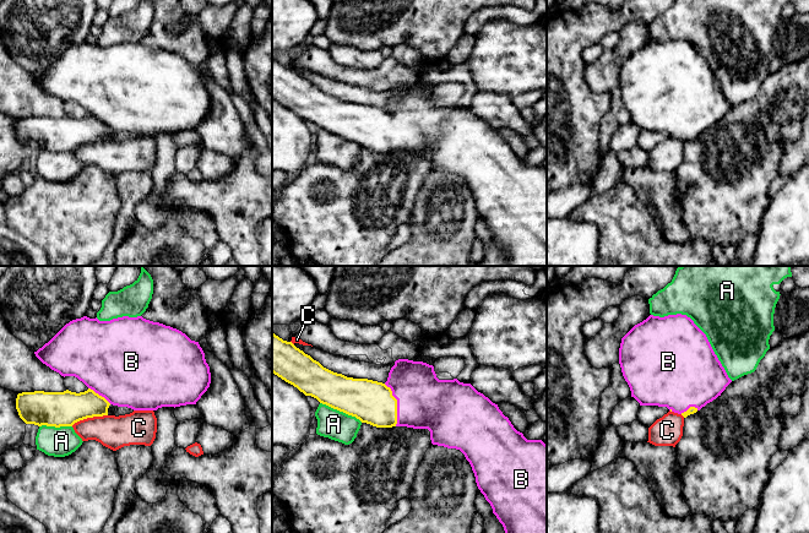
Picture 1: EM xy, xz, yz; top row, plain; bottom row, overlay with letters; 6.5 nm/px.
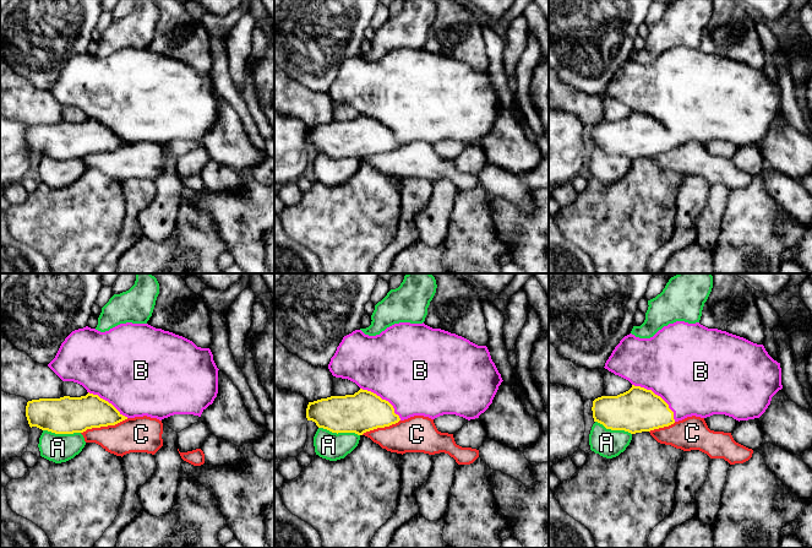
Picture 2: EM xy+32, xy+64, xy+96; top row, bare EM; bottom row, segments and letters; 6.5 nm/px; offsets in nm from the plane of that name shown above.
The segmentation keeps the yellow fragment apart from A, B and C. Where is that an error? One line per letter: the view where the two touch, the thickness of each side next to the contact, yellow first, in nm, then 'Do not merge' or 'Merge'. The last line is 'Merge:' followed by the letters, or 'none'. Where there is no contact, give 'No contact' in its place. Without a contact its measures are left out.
A: Touches yellow in xz. Thickness 280 nm (yellow) against 190 nm. Do not merge
B: Touches yellow in xz. Thickness 280 nm (yellow) against 360 nm. Merge
C: Touches yellow in xy. Thickness 220 nm (yellow) against 220 nm. Do not merge
Merge: B

